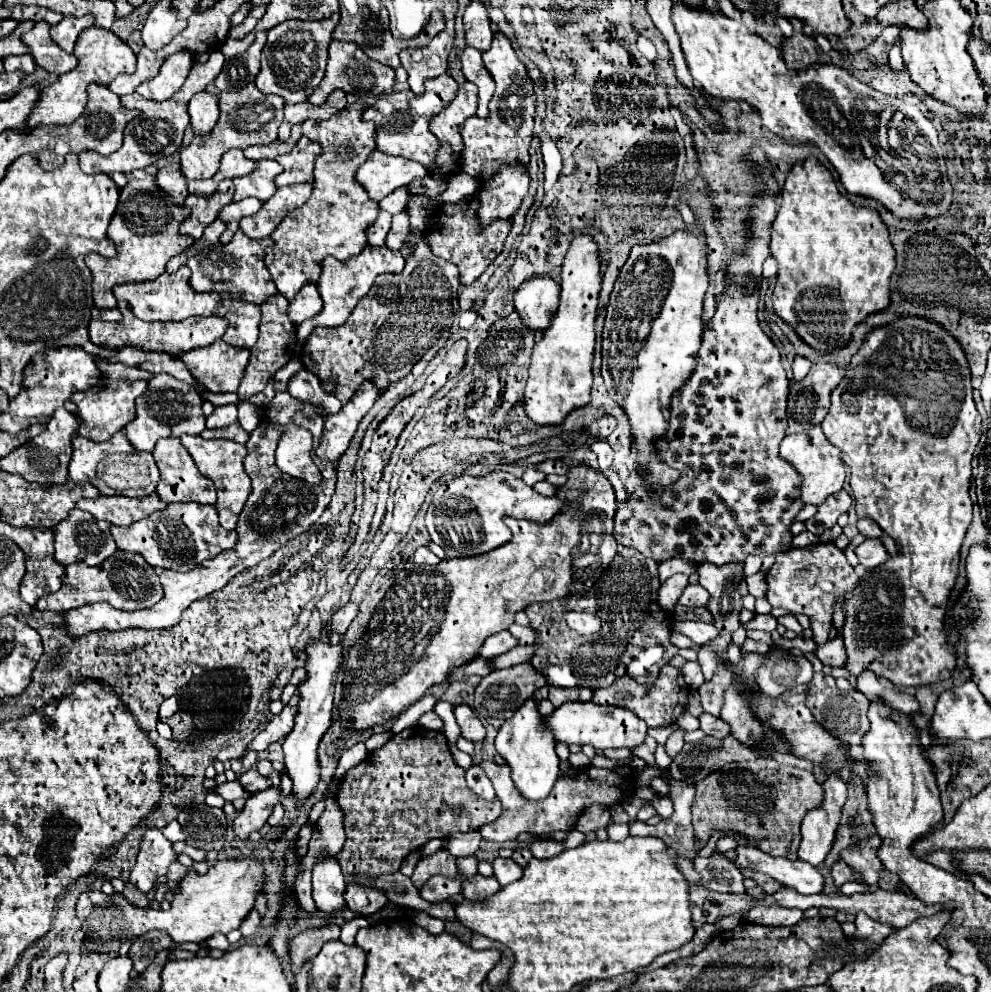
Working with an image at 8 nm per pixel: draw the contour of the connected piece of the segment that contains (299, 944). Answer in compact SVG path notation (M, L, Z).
M324 926L324 928L316 928L310 932L302 932L298 936L294 936L290 940L290 958L292 958L292 966L296 970L300 970L308 960L312 960L320 948L330 942L330 940L338 940L340 936L340 928L338 926Z

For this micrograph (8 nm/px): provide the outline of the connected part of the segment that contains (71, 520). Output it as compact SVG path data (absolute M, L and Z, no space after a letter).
M74 508L70 512L70 516L66 520L62 520L52 532L54 532L54 548L56 548L54 560L62 566L68 566L74 562L98 566L116 552L116 542L110 534L110 524L94 520L94 516L90 516L90 512L82 512L78 508Z

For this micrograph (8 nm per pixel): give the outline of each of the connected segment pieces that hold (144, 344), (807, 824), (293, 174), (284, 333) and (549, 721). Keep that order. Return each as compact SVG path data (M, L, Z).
M118 302L118 310L122 314L122 320L118 320L118 322L104 322L100 318L90 320L88 334L96 346L110 348L110 350L120 348L120 346L134 346L134 348L140 348L146 352L166 352L166 354L178 356L180 352L186 352L190 348L212 344L214 340L222 338L222 334L228 328L226 318L222 318L222 316L186 318L180 322L144 322L144 320L138 320L136 316L132 316L126 302Z
M834 772L822 784L824 800L812 808L802 820L802 844L798 858L818 866L832 848L834 832L840 822L840 808L846 802L846 782Z
M300 136L296 146L290 154L278 156L276 162L282 164L284 172L276 176L276 186L290 186L300 182L312 182L312 168L314 168L314 156L318 154L318 144L312 144L306 136Z
M276 292L274 296L266 298L264 304L260 306L262 308L262 320L260 320L260 336L258 336L258 342L254 344L254 348L250 350L250 362L246 366L246 372L244 372L244 378L240 382L240 388L238 388L237 395L239 402L246 400L248 396L252 394L258 394L266 388L268 384L268 378L276 374L276 370L280 366L284 366L290 358L292 358L292 352L294 352L294 346L296 346L296 328L290 324L288 316L286 316L286 310L288 310L288 300L286 296L282 296L280 292Z
M566 702L558 708L554 708L552 714L544 718L544 726L548 726L556 738L556 742L562 744L592 744L596 750L606 750L606 748L636 748L644 742L646 738L646 722L638 720L634 712L626 708L610 708L610 706L600 706L592 702Z

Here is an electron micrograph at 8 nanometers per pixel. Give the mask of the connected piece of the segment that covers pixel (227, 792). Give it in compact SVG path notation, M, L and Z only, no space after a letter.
M235 780L233 782L226 781L223 784L218 785L213 792L222 796L226 801L234 801L238 798L248 799L250 792L246 792L242 785Z

